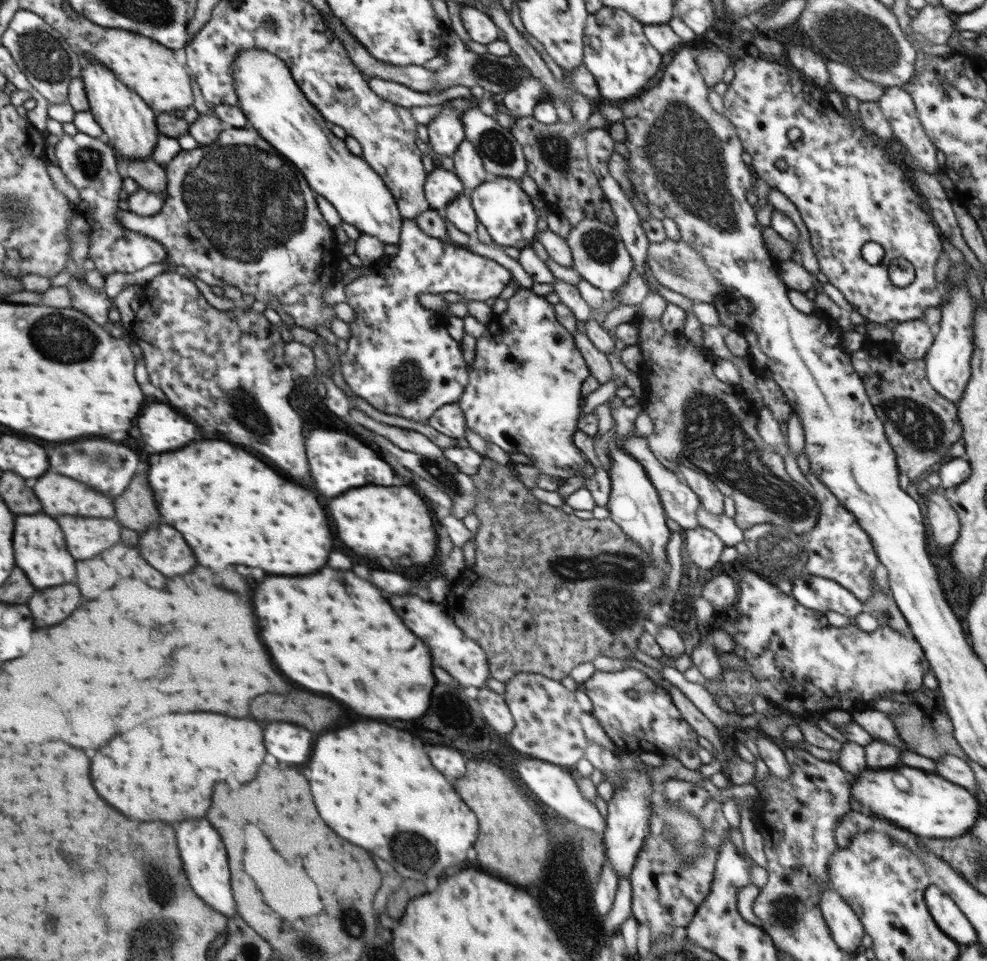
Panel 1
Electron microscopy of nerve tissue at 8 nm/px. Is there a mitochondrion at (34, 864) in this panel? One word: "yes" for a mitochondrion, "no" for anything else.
no

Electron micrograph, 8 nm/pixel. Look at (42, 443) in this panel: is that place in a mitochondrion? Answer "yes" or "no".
no

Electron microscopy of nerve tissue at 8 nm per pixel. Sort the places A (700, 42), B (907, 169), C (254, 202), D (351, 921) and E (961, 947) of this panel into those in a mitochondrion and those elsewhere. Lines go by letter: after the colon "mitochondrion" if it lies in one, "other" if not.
A: other
B: other
C: mitochondrion
D: mitochondrion
E: other

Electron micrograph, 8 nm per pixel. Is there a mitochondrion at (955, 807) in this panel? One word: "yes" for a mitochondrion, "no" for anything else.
no

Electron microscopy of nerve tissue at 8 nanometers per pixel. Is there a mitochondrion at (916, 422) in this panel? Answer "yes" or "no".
yes

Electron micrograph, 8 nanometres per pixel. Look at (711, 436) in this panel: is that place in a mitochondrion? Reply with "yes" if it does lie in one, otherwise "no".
yes

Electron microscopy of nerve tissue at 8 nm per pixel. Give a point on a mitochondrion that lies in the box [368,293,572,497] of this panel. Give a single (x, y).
(410, 382)

